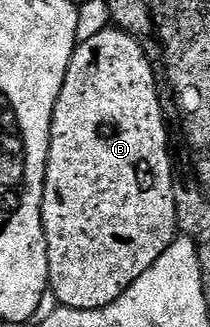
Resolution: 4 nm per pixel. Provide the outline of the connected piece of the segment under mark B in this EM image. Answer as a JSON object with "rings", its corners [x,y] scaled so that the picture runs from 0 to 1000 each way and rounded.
{"rings":[[[519,80],[476,104],[452,104],[448,116],[367,131],[314,214],[314,239],[295,251],[295,275],[276,287],[276,312],[257,324],[248,431],[210,547],[210,615],[190,633],[229,755],[229,862],[243,902],[267,902],[271,933],[352,948],[467,948],[524,936],[600,884],[638,875],[638,862],[657,862],[657,850],[676,850],[676,838],[695,838],[695,826],[714,826],[714,813],[733,813],[733,801],[752,801],[752,789],[771,789],[786,765],[838,737],[838,609],[819,578],[829,511],[800,480],[800,404],[781,388],[790,370],[762,333],[762,294],[743,284],[743,220],[648,119],[548,80]]]}

